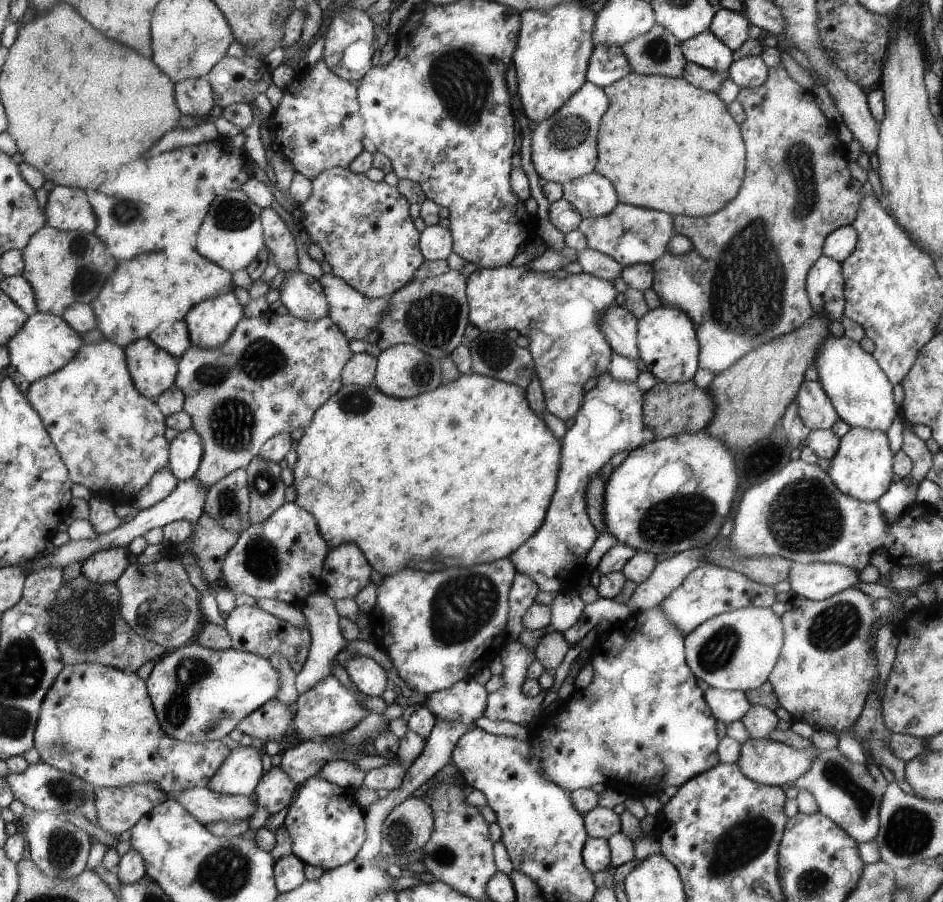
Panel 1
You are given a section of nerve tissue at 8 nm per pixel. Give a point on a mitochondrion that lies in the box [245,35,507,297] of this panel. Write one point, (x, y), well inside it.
(458, 76)

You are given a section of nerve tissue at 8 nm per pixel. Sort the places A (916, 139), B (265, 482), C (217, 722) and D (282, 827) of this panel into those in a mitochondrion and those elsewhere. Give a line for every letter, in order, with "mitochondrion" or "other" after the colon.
A: other
B: mitochondrion
C: mitochondrion
D: other

